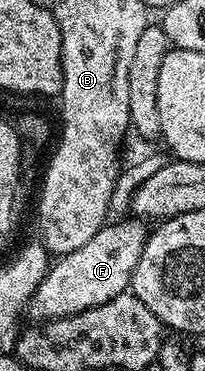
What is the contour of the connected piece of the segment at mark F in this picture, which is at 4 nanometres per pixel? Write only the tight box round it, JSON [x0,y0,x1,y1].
[27,217,147,321]

